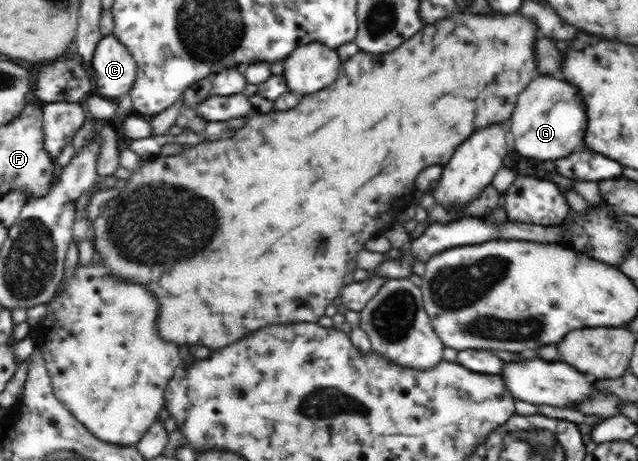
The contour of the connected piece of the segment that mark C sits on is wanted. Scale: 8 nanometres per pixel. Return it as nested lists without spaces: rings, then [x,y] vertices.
[[[112,34],[103,36],[98,42],[89,71],[94,74],[96,94],[118,98],[128,93],[135,83],[136,63],[126,46]]]

